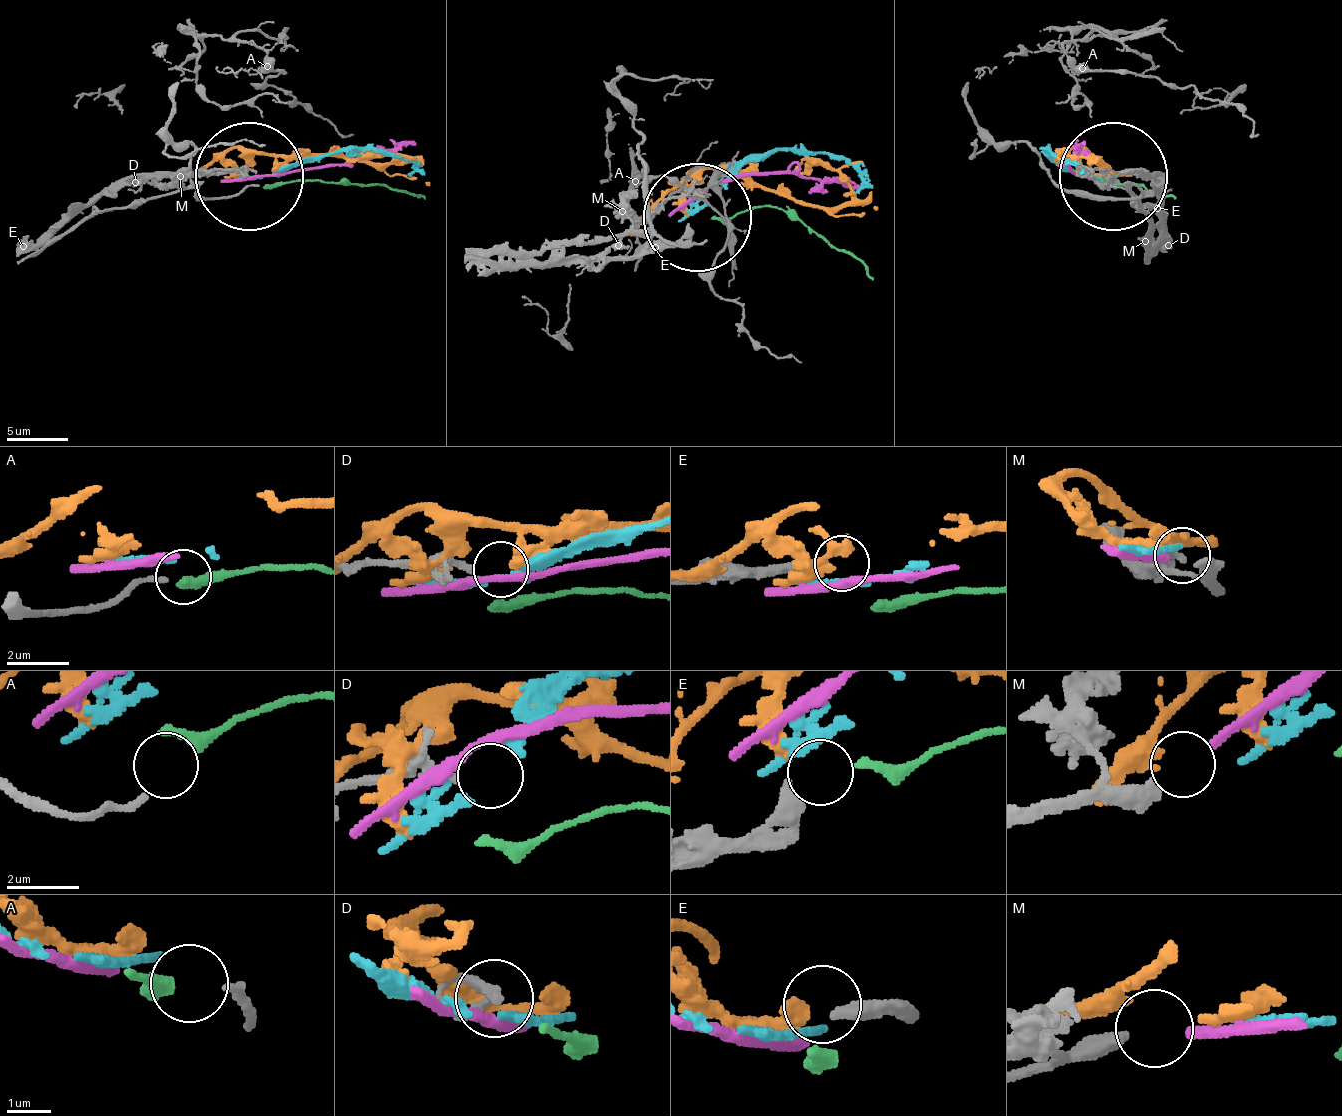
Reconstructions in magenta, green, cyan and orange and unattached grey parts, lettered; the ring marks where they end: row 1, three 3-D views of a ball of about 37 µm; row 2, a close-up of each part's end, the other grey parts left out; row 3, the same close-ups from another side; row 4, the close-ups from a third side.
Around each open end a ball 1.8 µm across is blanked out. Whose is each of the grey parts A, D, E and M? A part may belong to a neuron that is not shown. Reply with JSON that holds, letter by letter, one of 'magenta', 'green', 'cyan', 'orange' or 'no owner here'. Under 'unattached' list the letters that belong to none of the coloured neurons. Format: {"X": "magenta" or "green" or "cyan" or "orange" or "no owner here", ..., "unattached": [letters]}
{"A": "green", "D": "no owner here", "E": "no owner here", "M": "magenta", "unattached": ["D", "E"]}

